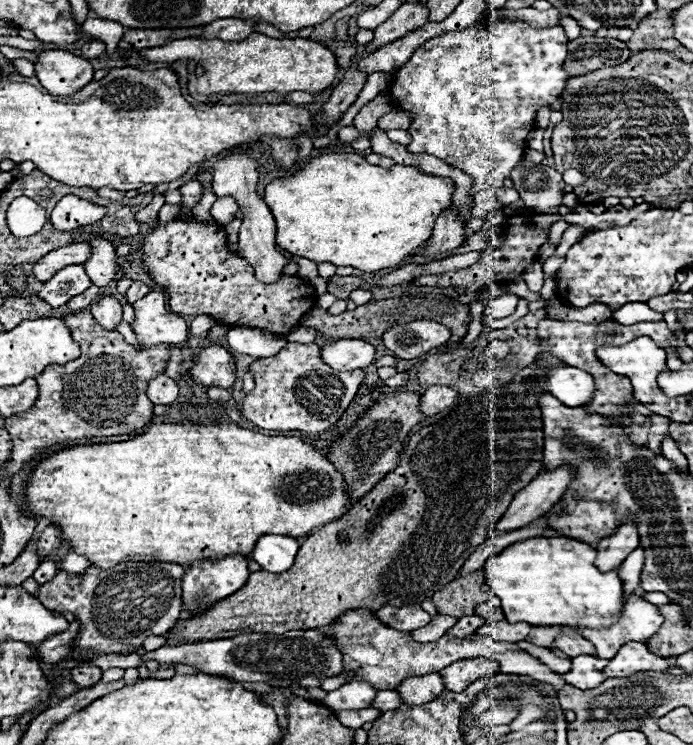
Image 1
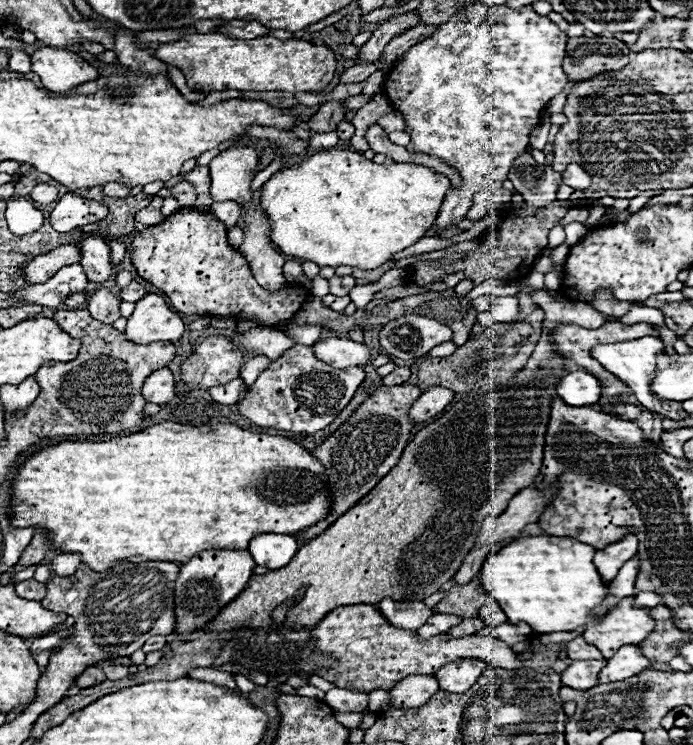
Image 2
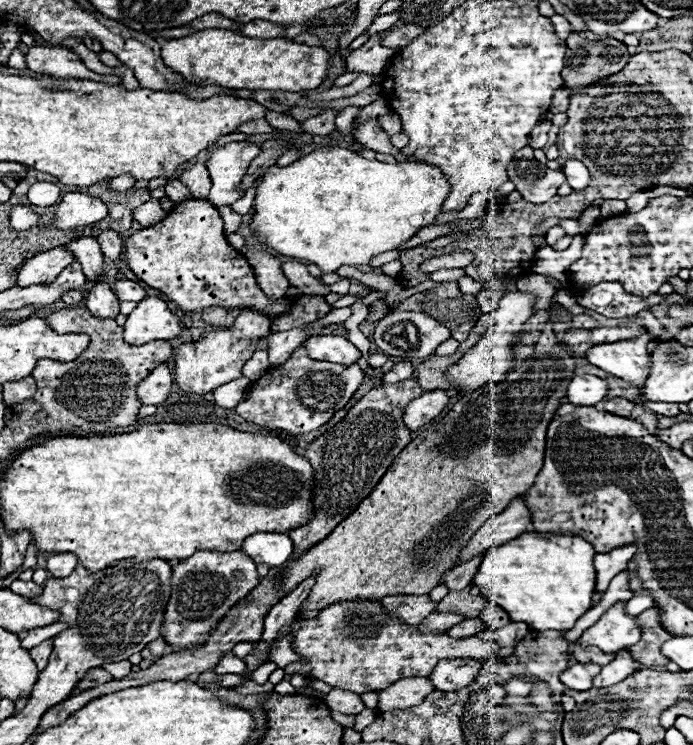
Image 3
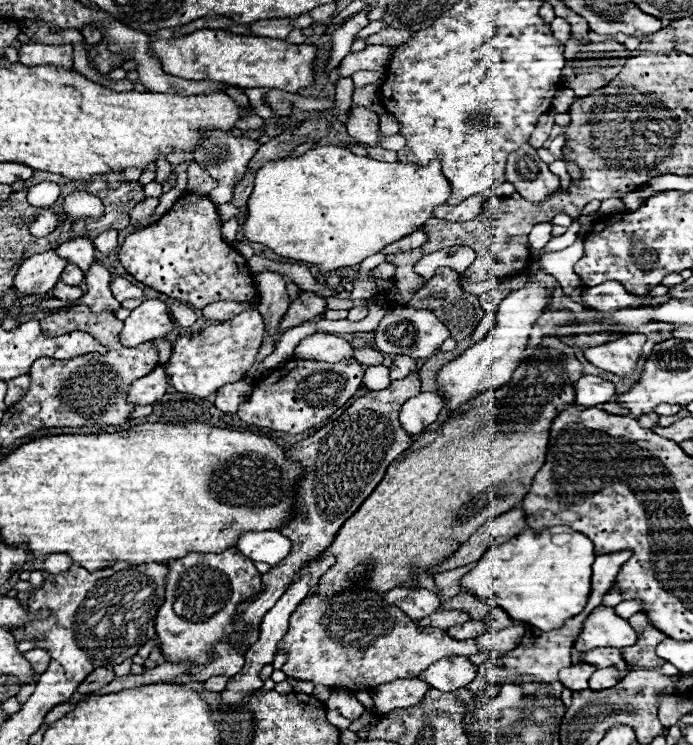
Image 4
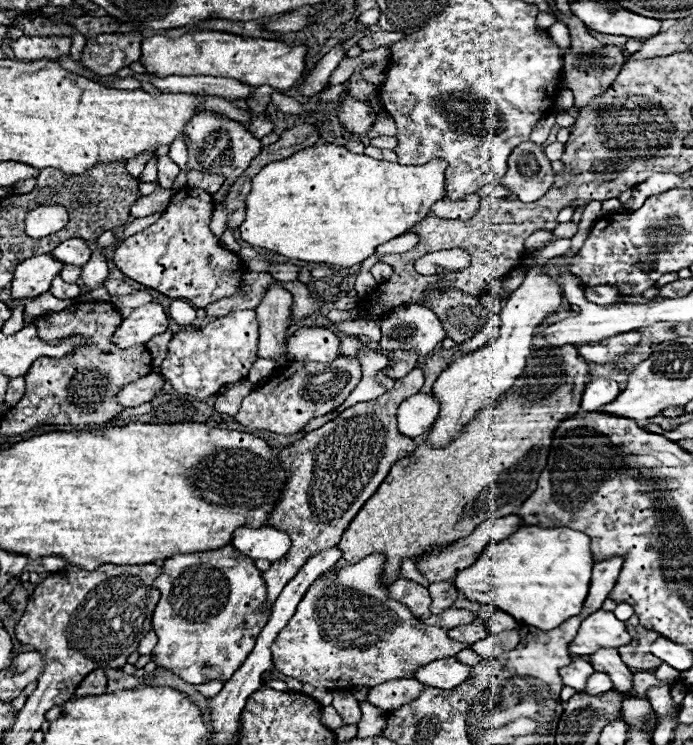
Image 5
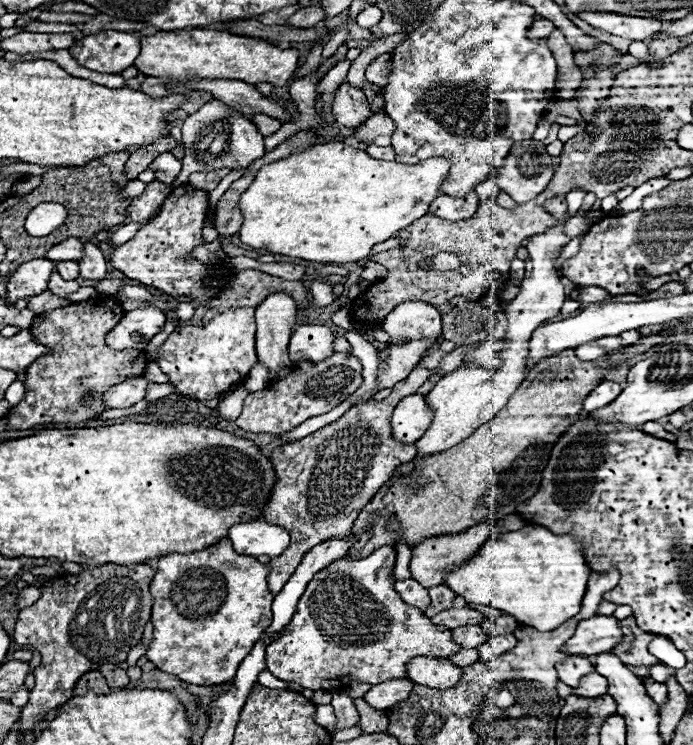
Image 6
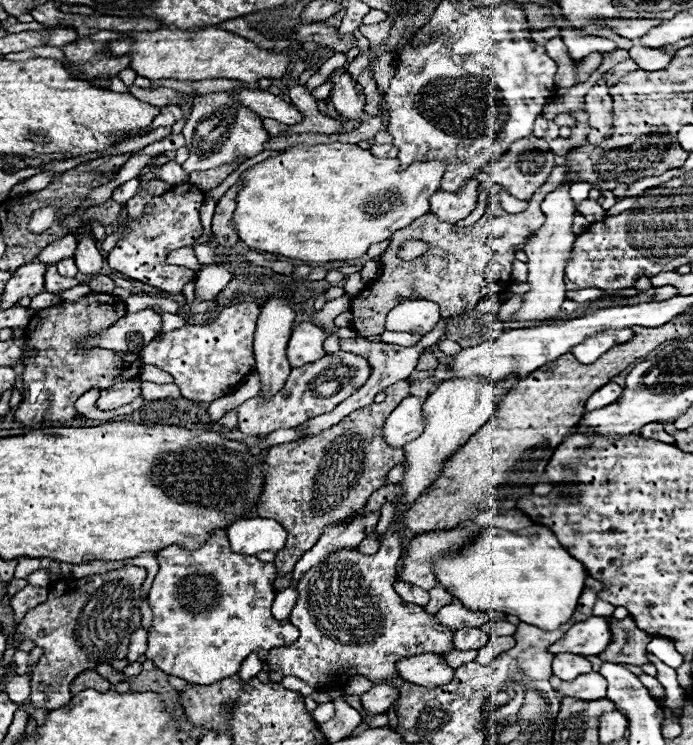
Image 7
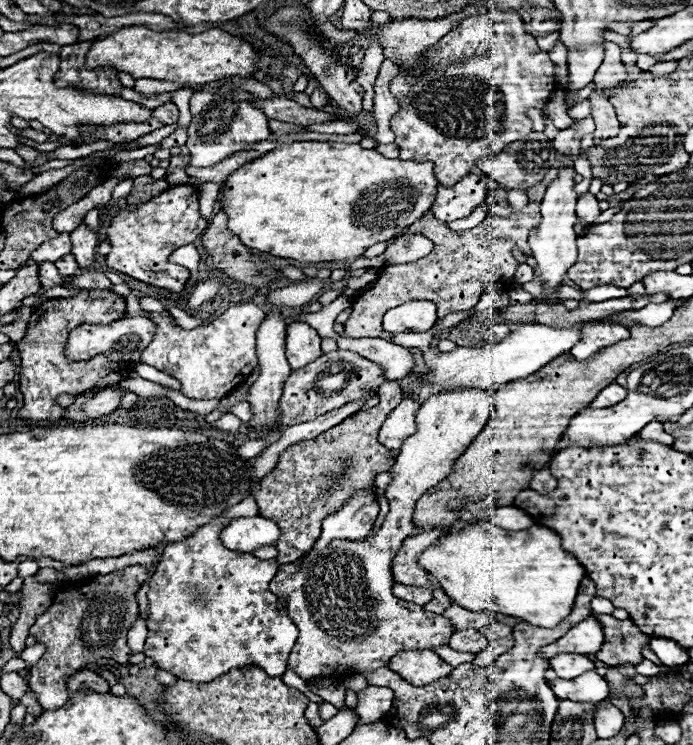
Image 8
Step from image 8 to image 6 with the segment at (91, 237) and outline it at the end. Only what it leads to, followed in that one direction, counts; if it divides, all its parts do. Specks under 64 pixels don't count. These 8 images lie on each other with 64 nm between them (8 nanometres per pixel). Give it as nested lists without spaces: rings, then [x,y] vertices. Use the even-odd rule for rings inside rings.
[[[92,242],[84,244],[84,258],[80,262],[80,276],[92,286],[96,284],[100,278],[106,276],[106,260],[100,252],[98,246],[94,246]]]

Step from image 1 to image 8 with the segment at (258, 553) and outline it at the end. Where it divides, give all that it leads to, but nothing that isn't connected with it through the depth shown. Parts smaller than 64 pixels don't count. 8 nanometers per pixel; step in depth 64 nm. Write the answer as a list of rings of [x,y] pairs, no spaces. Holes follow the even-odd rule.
[[[262,516],[254,518],[234,518],[220,534],[222,542],[236,552],[254,552],[262,546],[276,546],[280,538],[280,528],[276,522]]]

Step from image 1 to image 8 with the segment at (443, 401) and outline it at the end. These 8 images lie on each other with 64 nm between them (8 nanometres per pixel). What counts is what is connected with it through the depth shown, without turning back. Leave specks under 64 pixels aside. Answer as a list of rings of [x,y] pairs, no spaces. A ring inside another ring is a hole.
[[[404,398],[396,410],[390,412],[390,416],[384,420],[378,440],[380,444],[384,444],[386,448],[400,448],[402,442],[416,434],[416,412],[420,408],[420,402],[412,400],[412,398]]]

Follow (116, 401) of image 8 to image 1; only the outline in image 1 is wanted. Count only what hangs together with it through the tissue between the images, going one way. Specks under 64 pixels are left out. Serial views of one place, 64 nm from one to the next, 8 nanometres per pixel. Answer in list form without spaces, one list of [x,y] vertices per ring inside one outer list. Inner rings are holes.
[[[158,374],[156,378],[150,380],[146,394],[154,404],[166,406],[166,404],[172,404],[178,398],[178,386],[166,374]]]

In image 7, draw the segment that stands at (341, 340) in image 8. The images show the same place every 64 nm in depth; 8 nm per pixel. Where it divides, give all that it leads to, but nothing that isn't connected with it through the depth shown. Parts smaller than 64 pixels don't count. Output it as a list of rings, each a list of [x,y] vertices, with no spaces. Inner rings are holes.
[[[442,318],[442,320],[438,322],[438,328],[436,328],[434,332],[430,332],[430,334],[422,336],[422,340],[420,340],[420,342],[416,342],[414,346],[396,346],[396,344],[384,344],[384,342],[370,342],[370,340],[366,340],[366,338],[342,340],[342,350],[346,350],[346,352],[356,352],[356,354],[366,356],[366,358],[370,360],[370,364],[372,364],[372,376],[368,378],[368,382],[366,382],[366,384],[358,390],[358,392],[354,392],[348,400],[344,400],[344,402],[342,402],[336,410],[332,410],[330,414],[322,414],[322,416],[318,416],[314,422],[304,424],[304,426],[306,426],[306,434],[304,434],[304,436],[318,434],[318,432],[322,432],[322,430],[330,428],[332,424],[338,424],[338,420],[340,420],[340,418],[344,418],[344,416],[348,416],[350,412],[354,412],[356,408],[362,408],[364,404],[372,402],[372,398],[374,398],[378,392],[382,392],[384,388],[388,388],[388,386],[392,386],[392,384],[396,384],[396,382],[400,382],[400,380],[406,380],[406,378],[414,372],[414,368],[416,368],[416,362],[418,362],[420,354],[422,354],[424,350],[428,350],[430,346],[438,344],[438,340],[442,338],[444,326],[446,326],[446,318]]]

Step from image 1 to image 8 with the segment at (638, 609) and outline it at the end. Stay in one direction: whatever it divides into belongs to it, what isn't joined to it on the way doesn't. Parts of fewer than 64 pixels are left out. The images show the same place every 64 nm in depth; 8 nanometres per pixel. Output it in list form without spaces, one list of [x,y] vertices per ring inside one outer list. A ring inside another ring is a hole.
[[[588,616],[574,628],[570,628],[560,640],[554,644],[548,644],[540,650],[544,658],[552,658],[562,652],[574,652],[574,654],[596,654],[600,650],[600,644],[604,644],[604,632],[600,628],[600,622],[594,616]]]

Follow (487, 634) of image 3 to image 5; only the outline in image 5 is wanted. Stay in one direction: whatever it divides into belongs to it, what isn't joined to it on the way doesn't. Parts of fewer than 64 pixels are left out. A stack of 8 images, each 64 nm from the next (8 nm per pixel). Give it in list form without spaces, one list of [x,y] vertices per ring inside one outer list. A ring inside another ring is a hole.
[[[514,628],[514,630],[504,630],[500,634],[488,634],[484,640],[472,644],[472,650],[482,658],[496,658],[516,648],[518,642],[520,642],[520,628]]]

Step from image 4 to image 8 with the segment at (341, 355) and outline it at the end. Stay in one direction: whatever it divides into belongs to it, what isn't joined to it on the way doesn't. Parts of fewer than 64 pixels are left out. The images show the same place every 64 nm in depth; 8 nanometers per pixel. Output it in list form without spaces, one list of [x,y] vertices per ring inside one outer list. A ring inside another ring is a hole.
[[[292,322],[288,326],[286,336],[286,352],[292,370],[304,368],[304,364],[310,364],[312,360],[320,358],[322,356],[320,342],[322,338],[312,326],[308,326],[306,322]]]

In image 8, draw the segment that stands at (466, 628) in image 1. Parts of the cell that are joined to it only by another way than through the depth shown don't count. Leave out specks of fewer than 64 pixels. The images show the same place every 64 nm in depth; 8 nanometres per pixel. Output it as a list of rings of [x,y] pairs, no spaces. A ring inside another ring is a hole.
[[[460,630],[460,632],[454,632],[450,638],[450,648],[460,650],[460,652],[476,654],[476,652],[484,650],[486,644],[488,644],[488,640],[478,630]]]

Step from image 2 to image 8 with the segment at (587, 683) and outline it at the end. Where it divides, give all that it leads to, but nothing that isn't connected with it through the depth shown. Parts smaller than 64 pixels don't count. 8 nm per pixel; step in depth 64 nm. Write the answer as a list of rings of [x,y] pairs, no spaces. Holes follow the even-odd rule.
[[[582,654],[554,656],[554,658],[550,658],[550,666],[558,674],[558,678],[564,678],[564,680],[572,680],[588,670],[594,670],[594,662]]]

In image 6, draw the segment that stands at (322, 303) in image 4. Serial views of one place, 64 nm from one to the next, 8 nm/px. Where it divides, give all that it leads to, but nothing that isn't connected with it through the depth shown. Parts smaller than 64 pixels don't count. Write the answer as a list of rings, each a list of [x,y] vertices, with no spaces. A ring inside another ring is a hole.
[[[244,270],[230,280],[228,288],[216,300],[212,300],[208,308],[224,312],[231,307],[257,307],[266,296],[274,292],[290,294],[300,310],[310,306],[302,280],[282,280],[258,270]]]

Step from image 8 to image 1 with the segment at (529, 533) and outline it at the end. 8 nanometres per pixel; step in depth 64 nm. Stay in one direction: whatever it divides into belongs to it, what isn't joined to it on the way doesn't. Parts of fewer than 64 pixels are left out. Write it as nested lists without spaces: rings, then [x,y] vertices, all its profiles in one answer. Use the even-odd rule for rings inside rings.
[[[558,536],[558,538],[528,538],[516,542],[492,556],[486,562],[484,576],[486,584],[490,584],[492,592],[502,600],[502,610],[508,622],[526,622],[532,626],[570,626],[570,628],[610,628],[620,618],[624,608],[624,582],[618,576],[618,570],[600,572],[594,566],[596,548],[586,542]]]

